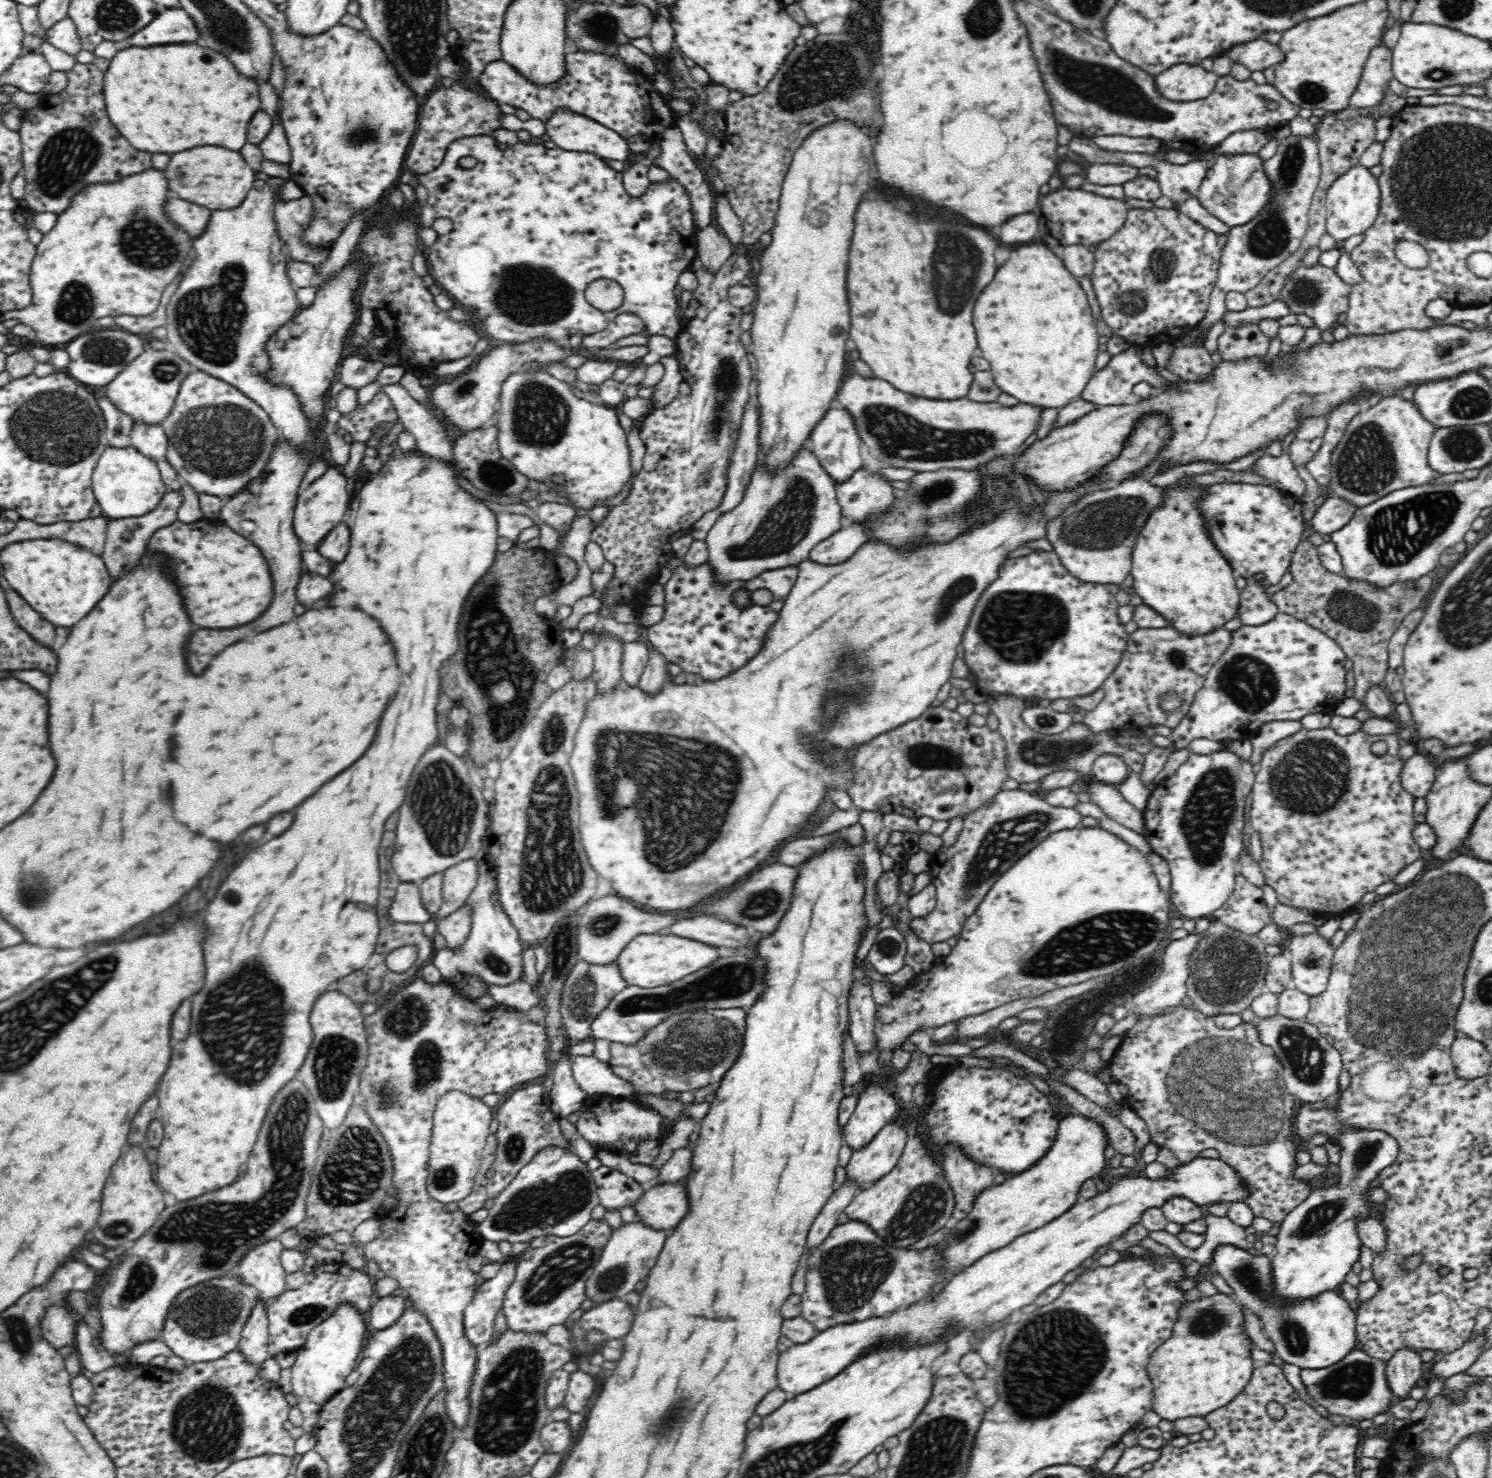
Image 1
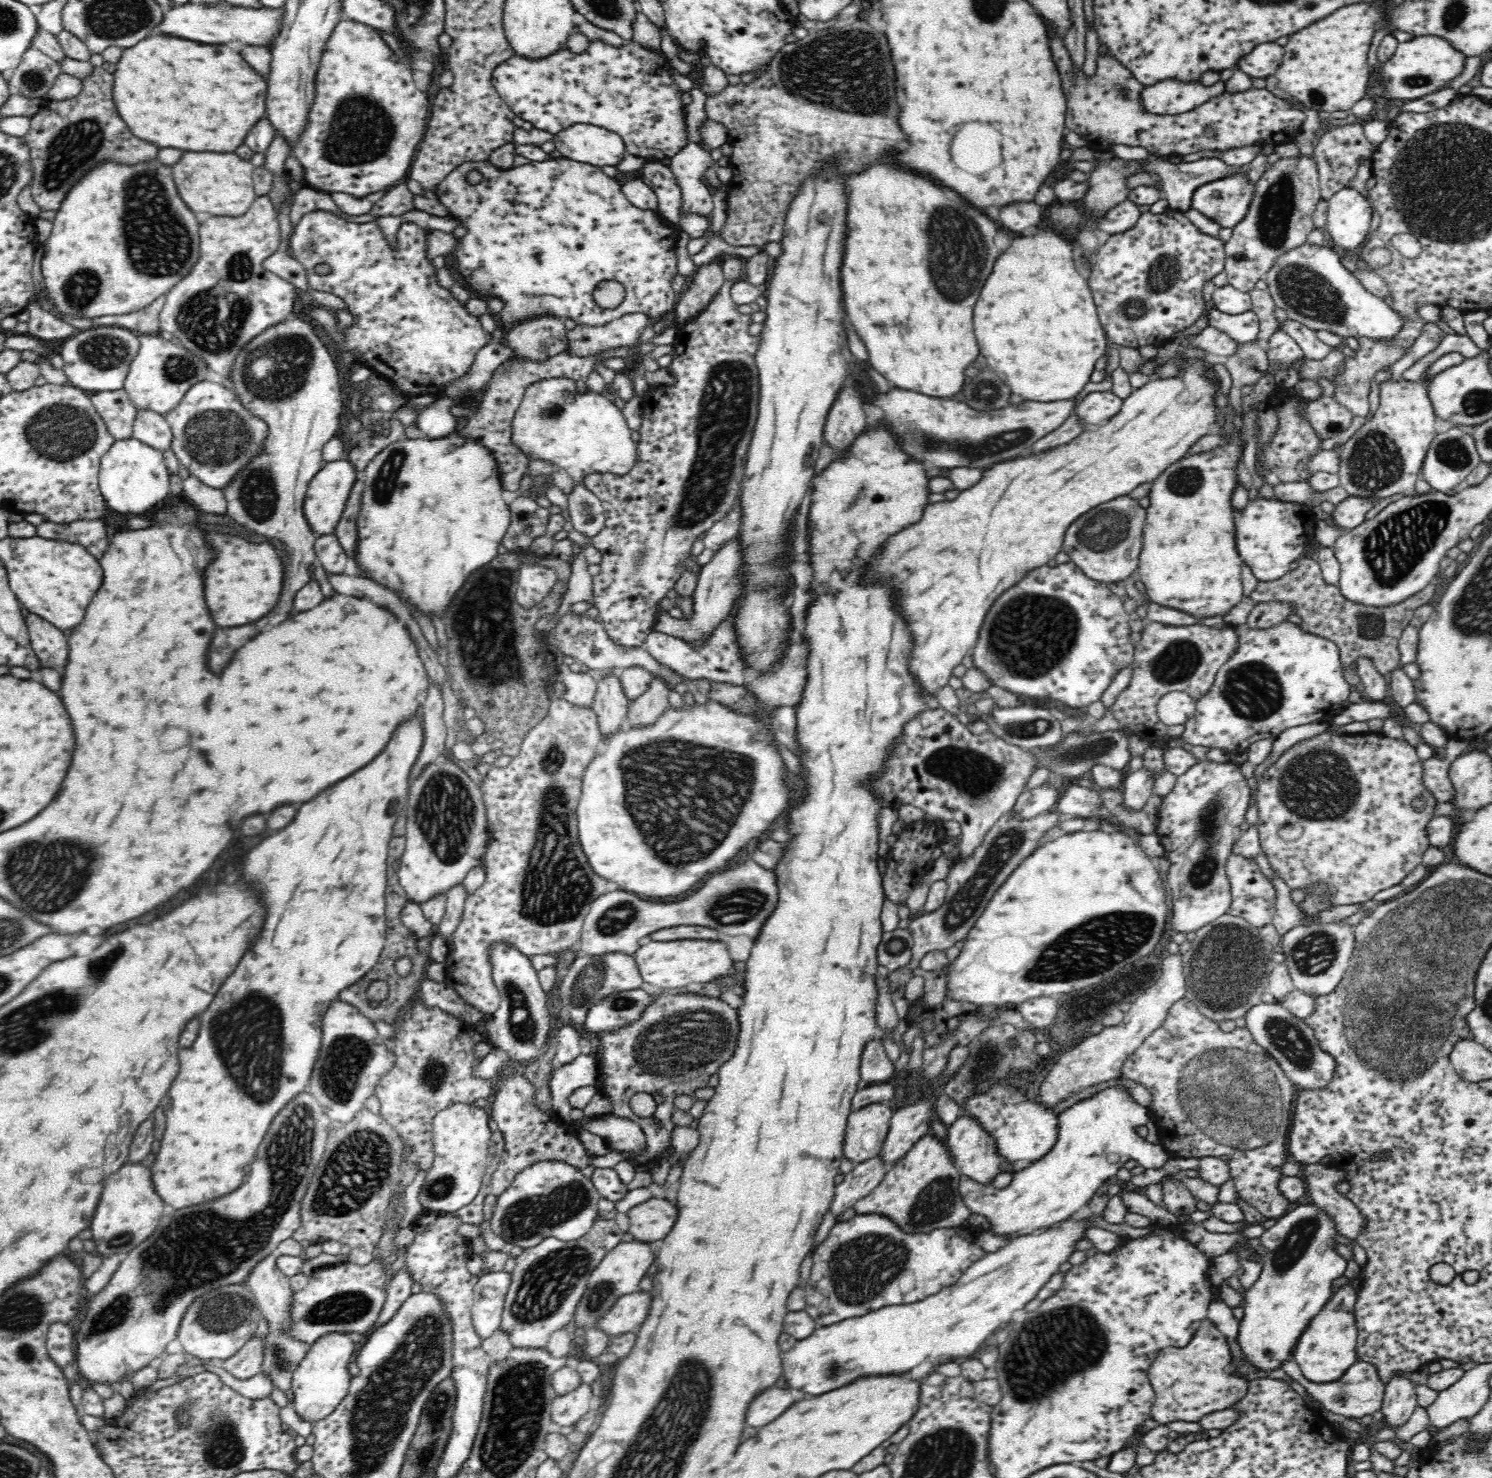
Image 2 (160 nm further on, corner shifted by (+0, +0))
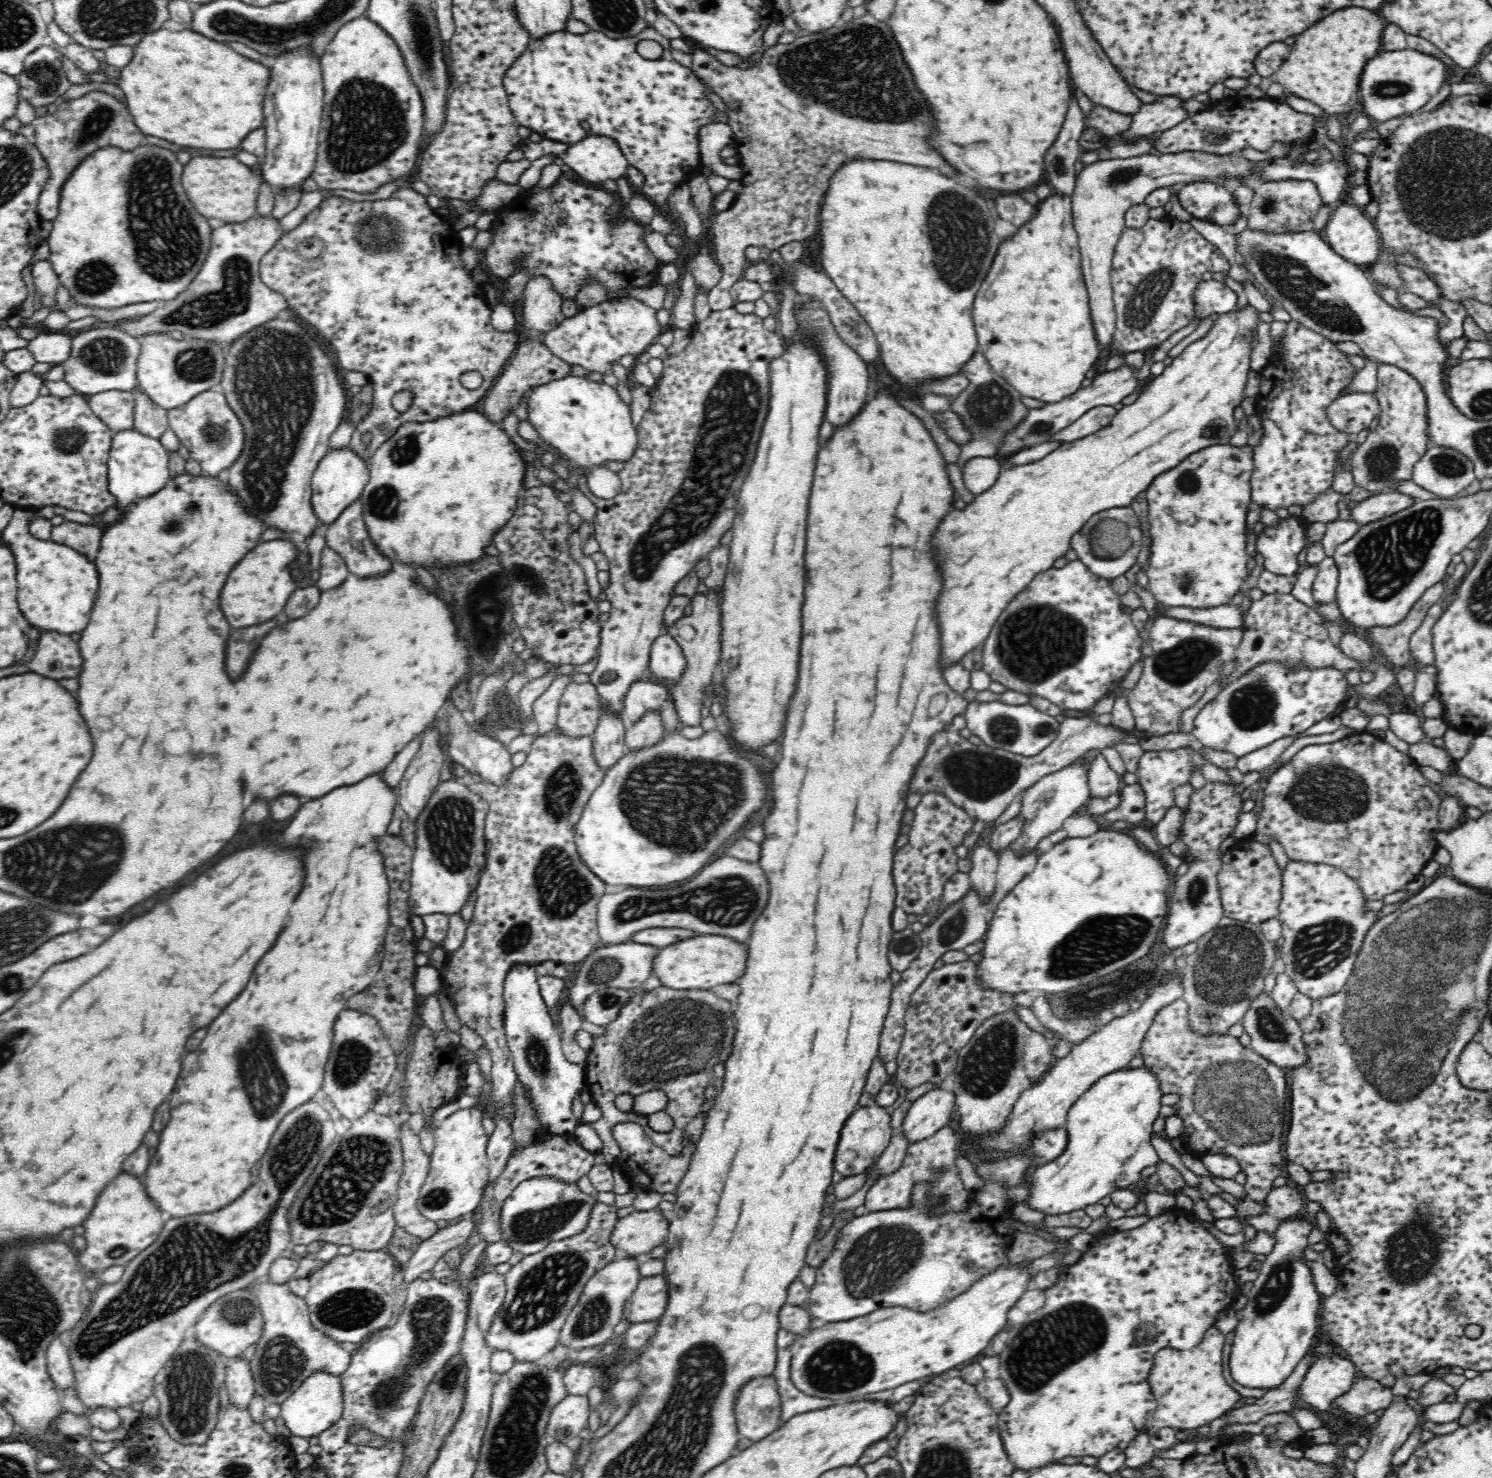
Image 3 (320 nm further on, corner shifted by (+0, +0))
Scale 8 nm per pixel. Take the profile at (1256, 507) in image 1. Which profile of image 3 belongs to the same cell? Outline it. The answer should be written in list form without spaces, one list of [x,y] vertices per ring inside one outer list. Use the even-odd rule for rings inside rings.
[[[1290,517],[1287,521],[1282,521],[1278,527],[1264,529],[1264,533],[1257,538],[1257,549],[1264,558],[1264,569],[1282,576],[1294,576],[1304,568],[1305,565],[1298,561],[1298,554],[1306,546],[1305,523],[1306,521]]]

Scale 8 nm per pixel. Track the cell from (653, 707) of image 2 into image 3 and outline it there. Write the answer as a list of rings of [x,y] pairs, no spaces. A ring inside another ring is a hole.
[[[658,711],[646,713],[638,722],[627,724],[625,745],[630,751],[654,748],[664,740],[664,727]]]

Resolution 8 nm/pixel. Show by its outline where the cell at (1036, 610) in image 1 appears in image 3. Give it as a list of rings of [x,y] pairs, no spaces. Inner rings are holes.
[[[1080,559],[1070,561],[1062,568],[1052,567],[1037,574],[1032,582],[1008,603],[1008,608],[1002,612],[997,624],[994,624],[988,640],[983,643],[982,647],[980,659],[982,666],[984,666],[983,671],[991,677],[991,681],[996,681],[1007,689],[1020,693],[1042,696],[1042,698],[1050,700],[1053,706],[1059,706],[1064,710],[1082,711],[1092,708],[1104,695],[1108,695],[1119,688],[1121,681],[1124,680],[1132,666],[1146,655],[1141,652],[1143,647],[1141,631],[1132,624],[1131,614],[1125,612],[1122,603],[1120,603],[1120,595],[1112,589],[1110,580],[1096,576]]]

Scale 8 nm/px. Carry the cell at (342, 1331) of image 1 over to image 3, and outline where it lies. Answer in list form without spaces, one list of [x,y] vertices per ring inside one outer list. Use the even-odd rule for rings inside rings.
[[[312,1374],[302,1381],[302,1384],[280,1405],[280,1413],[290,1436],[308,1439],[318,1436],[321,1432],[333,1427],[342,1414],[342,1385],[340,1379],[334,1375]]]

